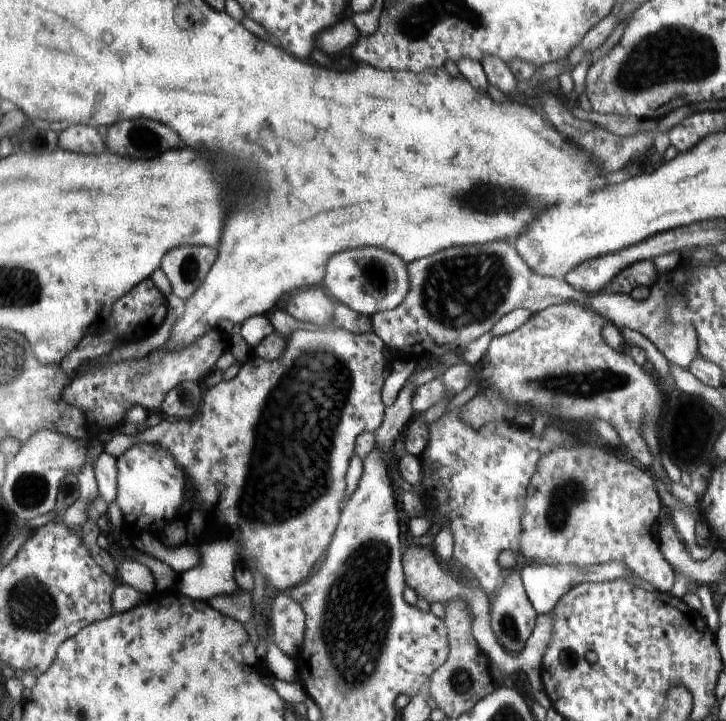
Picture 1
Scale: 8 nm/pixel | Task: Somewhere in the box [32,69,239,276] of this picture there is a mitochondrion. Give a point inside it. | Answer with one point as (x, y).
(139, 138)

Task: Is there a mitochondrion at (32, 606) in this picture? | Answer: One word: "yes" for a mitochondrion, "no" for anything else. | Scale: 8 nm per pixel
yes

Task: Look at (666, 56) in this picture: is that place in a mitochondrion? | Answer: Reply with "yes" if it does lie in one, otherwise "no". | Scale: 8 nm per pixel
yes

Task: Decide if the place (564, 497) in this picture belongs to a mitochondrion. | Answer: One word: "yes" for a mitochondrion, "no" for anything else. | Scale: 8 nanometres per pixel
yes

